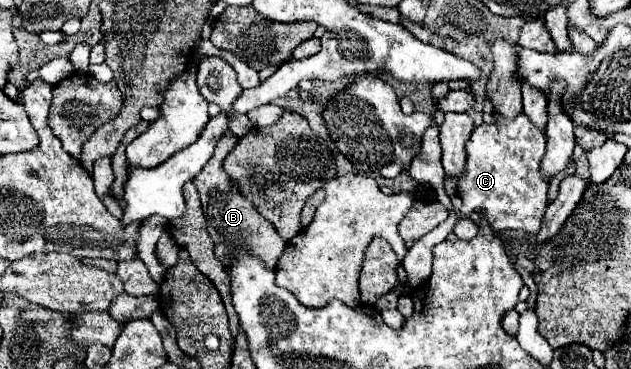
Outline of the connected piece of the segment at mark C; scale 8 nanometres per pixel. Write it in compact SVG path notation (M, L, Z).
M495 115L493 125L481 123L475 127L465 149L467 167L457 185L457 195L463 199L461 215L469 217L473 211L481 209L487 215L493 231L523 229L535 235L547 209L549 187L539 173L539 163L545 153L543 131L537 131L537 127L533 127L525 115L519 115L513 121Z

